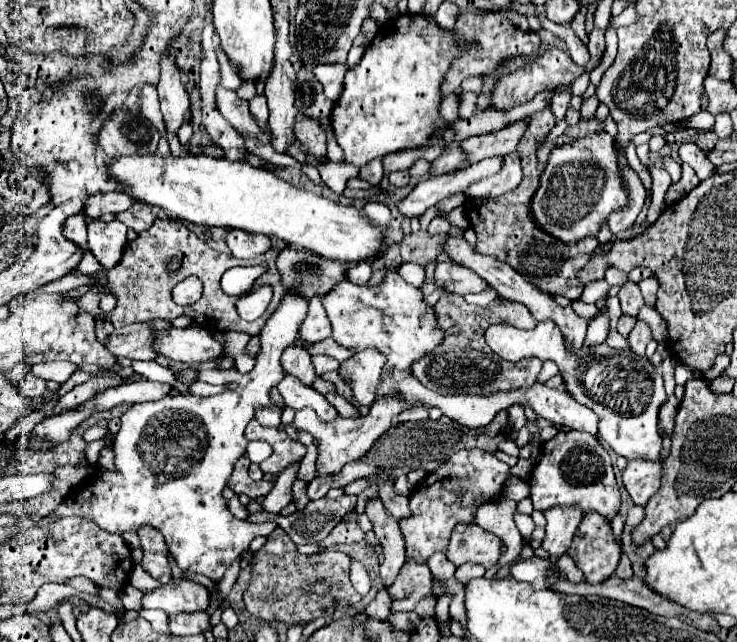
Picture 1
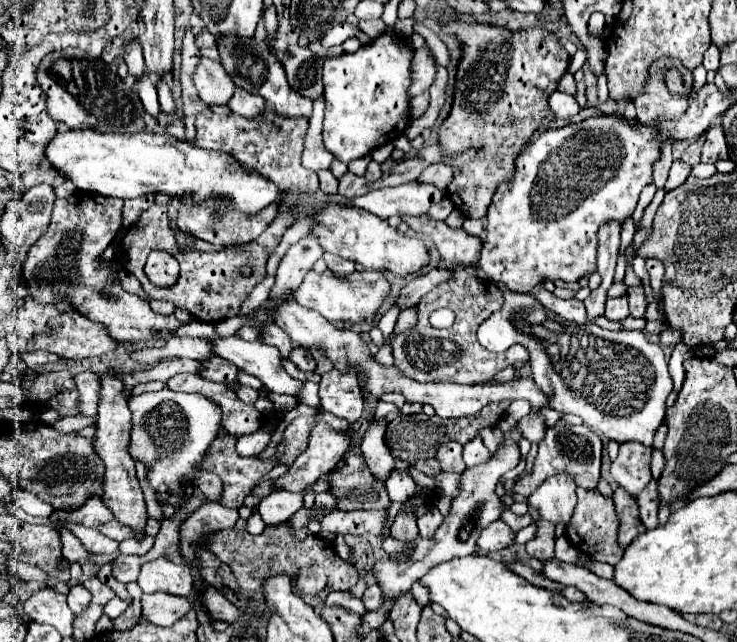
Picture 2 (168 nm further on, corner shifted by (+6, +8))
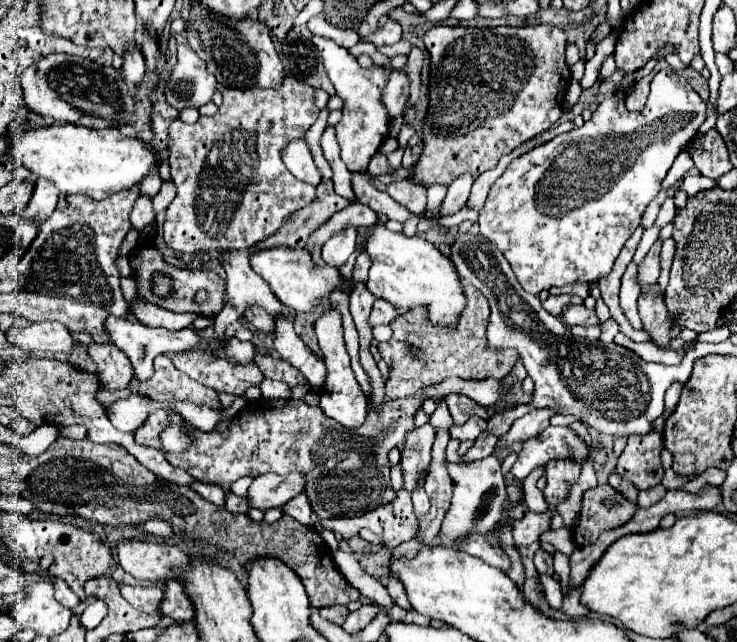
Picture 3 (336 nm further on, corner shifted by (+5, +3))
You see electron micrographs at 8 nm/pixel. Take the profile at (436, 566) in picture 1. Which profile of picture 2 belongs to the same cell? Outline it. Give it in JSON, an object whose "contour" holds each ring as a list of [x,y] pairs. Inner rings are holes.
{"contour":[[[432,507],[432,509],[430,509],[430,513],[422,515],[422,517],[418,519],[420,537],[430,539],[430,535],[434,535],[434,531],[438,531],[438,523],[442,523],[442,519],[444,519],[444,517],[440,515],[440,511],[438,511],[436,507]]]}

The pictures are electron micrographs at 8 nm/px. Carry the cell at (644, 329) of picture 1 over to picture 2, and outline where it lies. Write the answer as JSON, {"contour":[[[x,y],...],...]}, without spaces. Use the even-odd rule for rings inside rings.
{"contour":[[[630,289],[628,291],[628,301],[630,301],[630,315],[632,317],[644,317],[646,311],[646,299],[644,299],[644,289]]]}

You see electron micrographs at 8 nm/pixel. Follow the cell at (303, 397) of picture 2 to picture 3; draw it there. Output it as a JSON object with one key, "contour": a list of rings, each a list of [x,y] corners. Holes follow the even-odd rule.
{"contour":[[[267,378],[261,382],[261,392],[263,392],[263,398],[289,398],[291,396],[291,390],[287,384],[267,380]]]}

